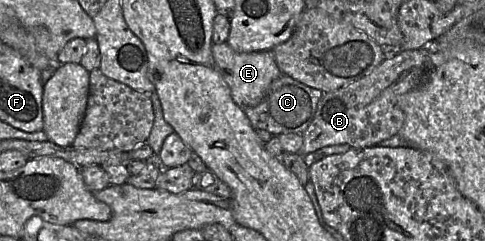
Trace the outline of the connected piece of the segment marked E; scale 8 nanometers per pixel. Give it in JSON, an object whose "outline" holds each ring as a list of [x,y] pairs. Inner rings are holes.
{"outline":[[[224,42],[212,44],[212,55],[218,71],[230,89],[233,101],[241,108],[259,104],[270,84],[282,74],[275,61],[273,50],[239,53]]]}

